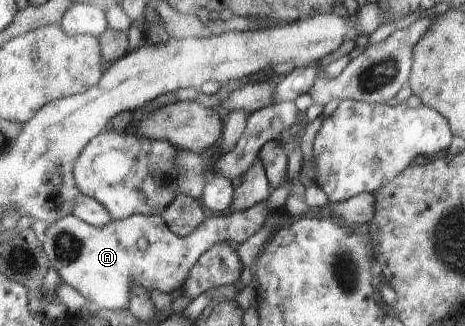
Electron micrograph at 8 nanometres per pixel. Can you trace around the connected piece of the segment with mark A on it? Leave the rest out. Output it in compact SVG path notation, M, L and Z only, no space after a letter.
M265 198L245 211L233 212L228 216L213 215L205 218L199 227L185 237L175 235L160 215L133 214L125 219L113 219L105 227L95 227L71 213L48 226L44 234L43 249L49 258L51 267L56 269L61 276L62 283L73 287L83 297L86 297L92 303L93 308L123 310L129 305L131 291L135 285L143 286L148 292L154 289L168 293L177 291L181 289L181 285L185 285L191 269L198 263L197 259L201 258L211 246L225 241L239 245L264 228L274 214L267 200L268 198Z

